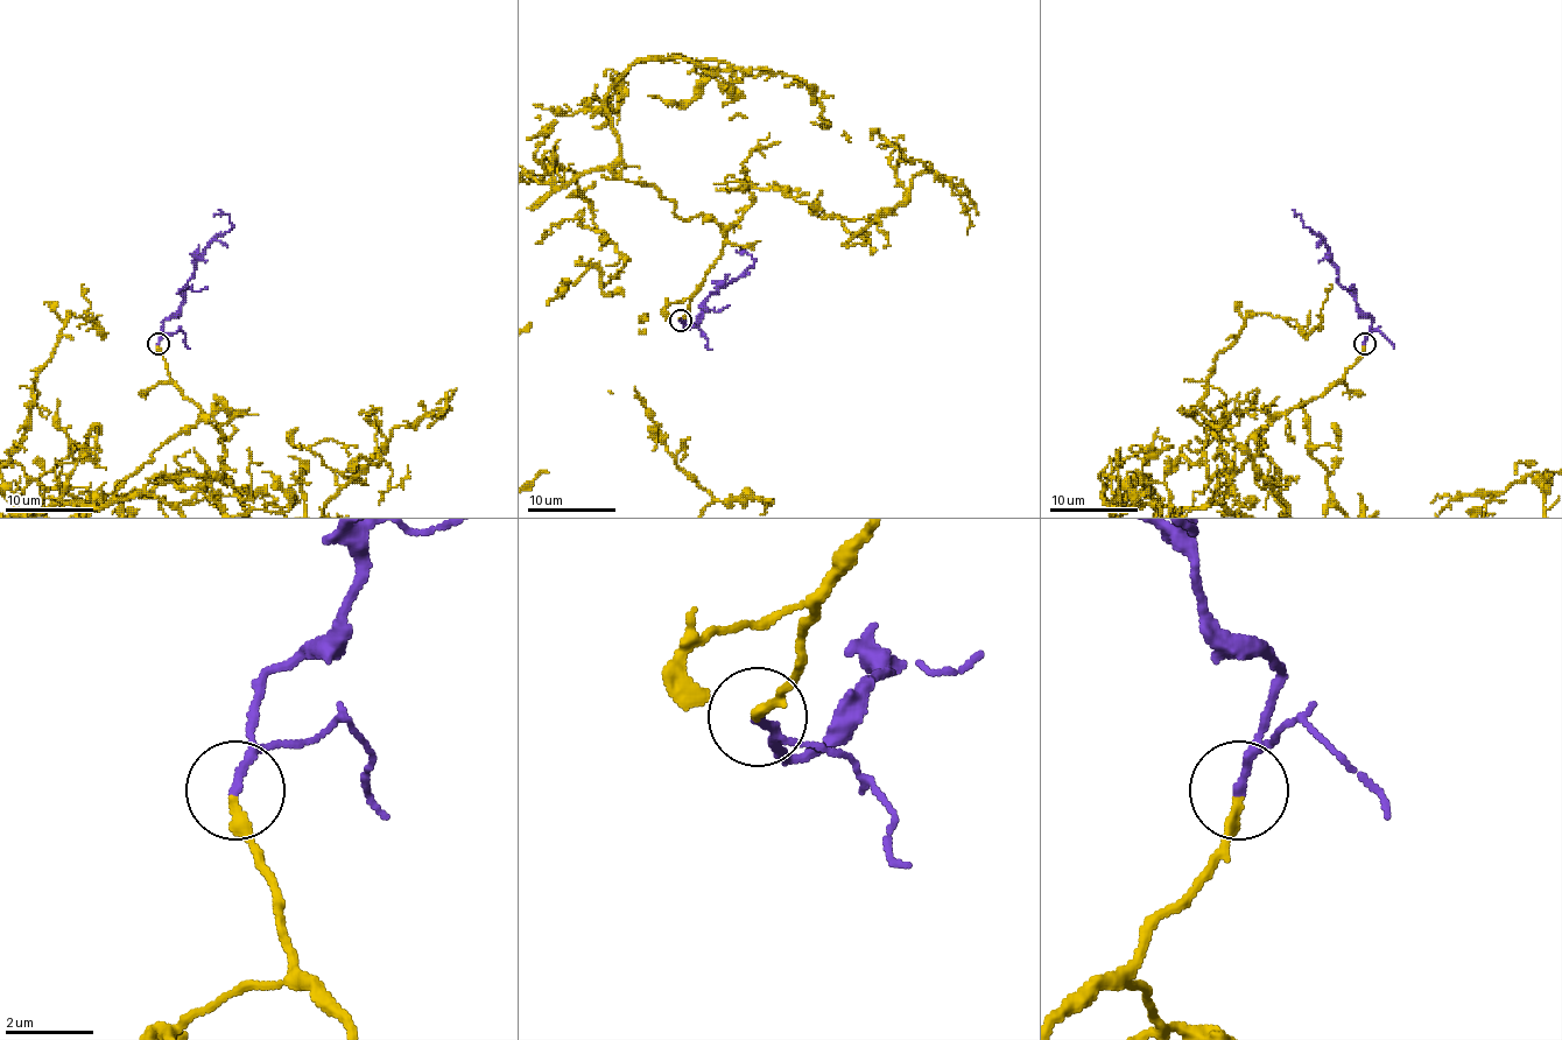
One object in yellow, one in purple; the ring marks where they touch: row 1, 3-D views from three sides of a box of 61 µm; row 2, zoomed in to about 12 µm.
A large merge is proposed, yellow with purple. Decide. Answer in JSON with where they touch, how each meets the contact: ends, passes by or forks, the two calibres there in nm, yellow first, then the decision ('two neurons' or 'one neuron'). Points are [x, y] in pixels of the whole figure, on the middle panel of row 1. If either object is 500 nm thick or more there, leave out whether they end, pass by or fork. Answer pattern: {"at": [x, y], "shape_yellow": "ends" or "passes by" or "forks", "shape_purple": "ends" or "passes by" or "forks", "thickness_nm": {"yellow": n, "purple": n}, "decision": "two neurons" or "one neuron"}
{"at": [681, 320], "shape_yellow": "ends", "shape_purple": "ends", "thickness_nm": {"yellow": 240, "purple": 200}, "decision": "one neuron"}

